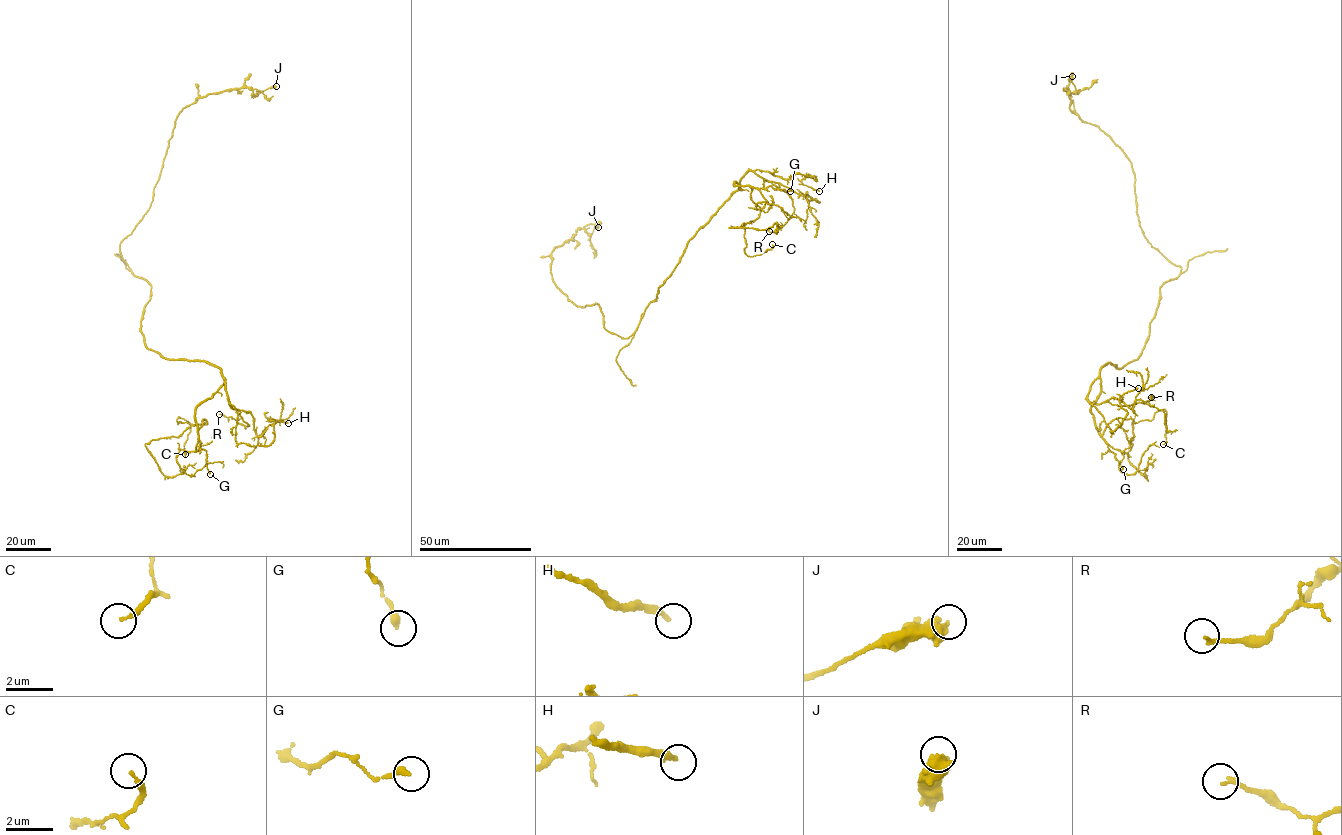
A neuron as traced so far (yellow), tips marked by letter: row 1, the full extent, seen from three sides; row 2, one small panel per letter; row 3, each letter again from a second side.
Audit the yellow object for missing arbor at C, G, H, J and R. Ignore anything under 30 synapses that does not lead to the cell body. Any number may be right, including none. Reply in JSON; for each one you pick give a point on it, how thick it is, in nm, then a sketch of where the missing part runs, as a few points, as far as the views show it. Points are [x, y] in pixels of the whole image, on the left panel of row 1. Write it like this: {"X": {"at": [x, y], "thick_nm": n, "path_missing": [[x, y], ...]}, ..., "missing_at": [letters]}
{"missing_at": []}

